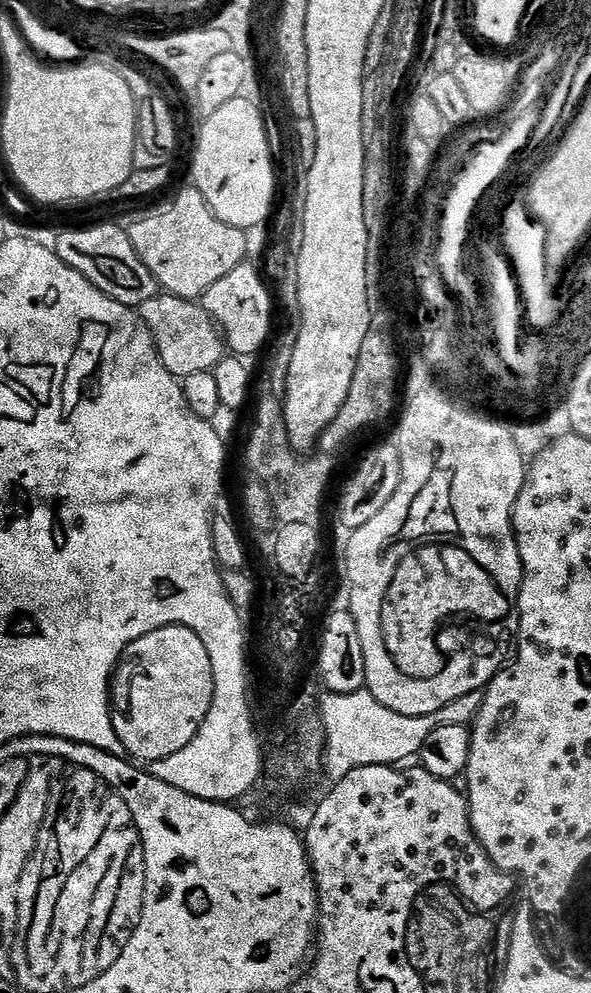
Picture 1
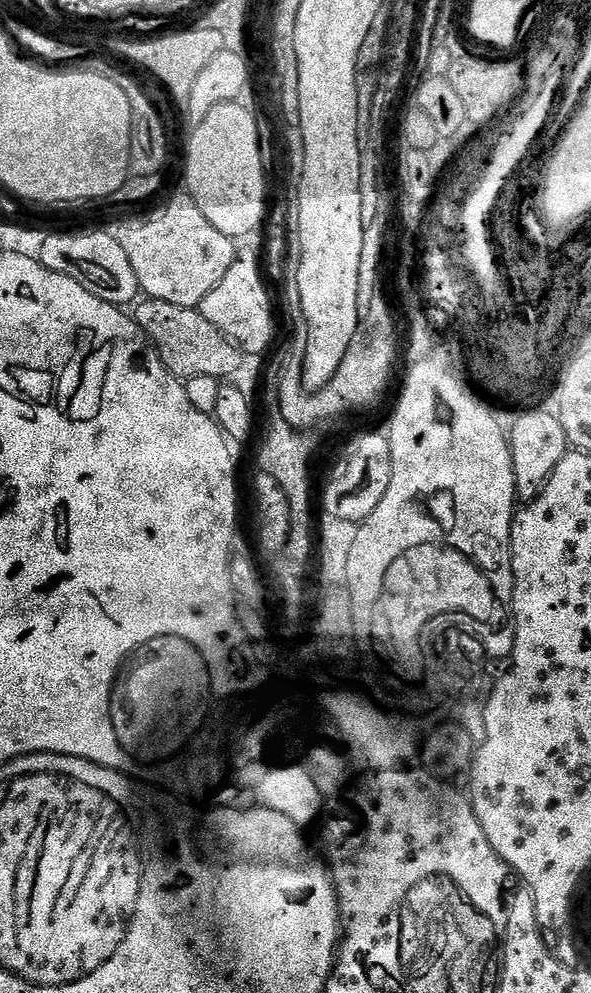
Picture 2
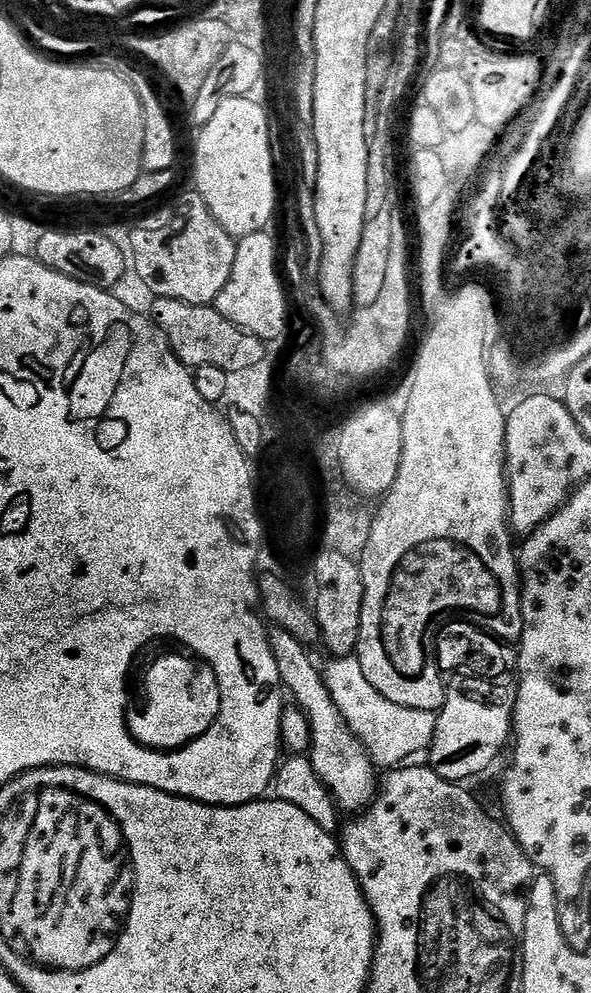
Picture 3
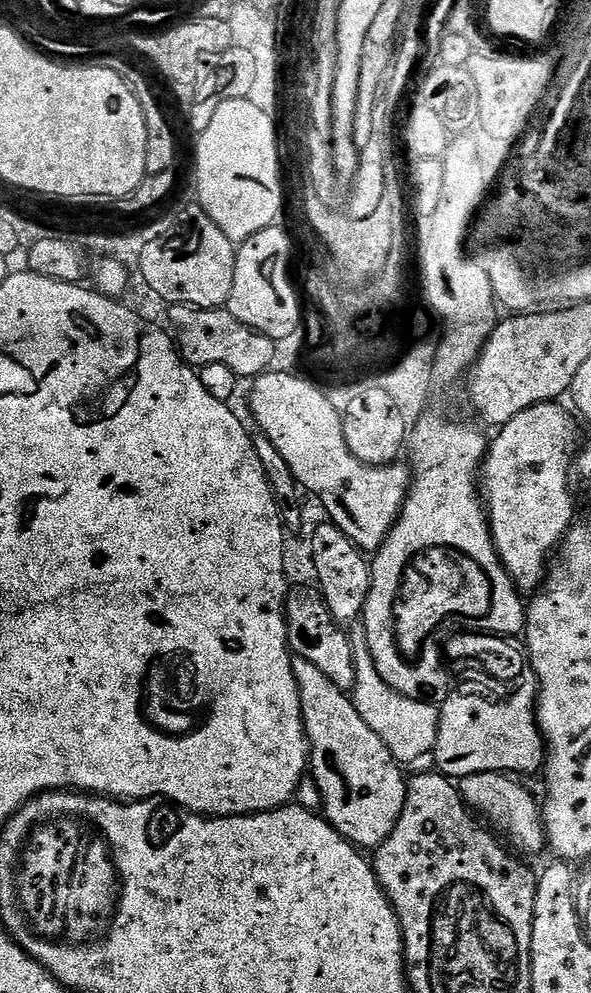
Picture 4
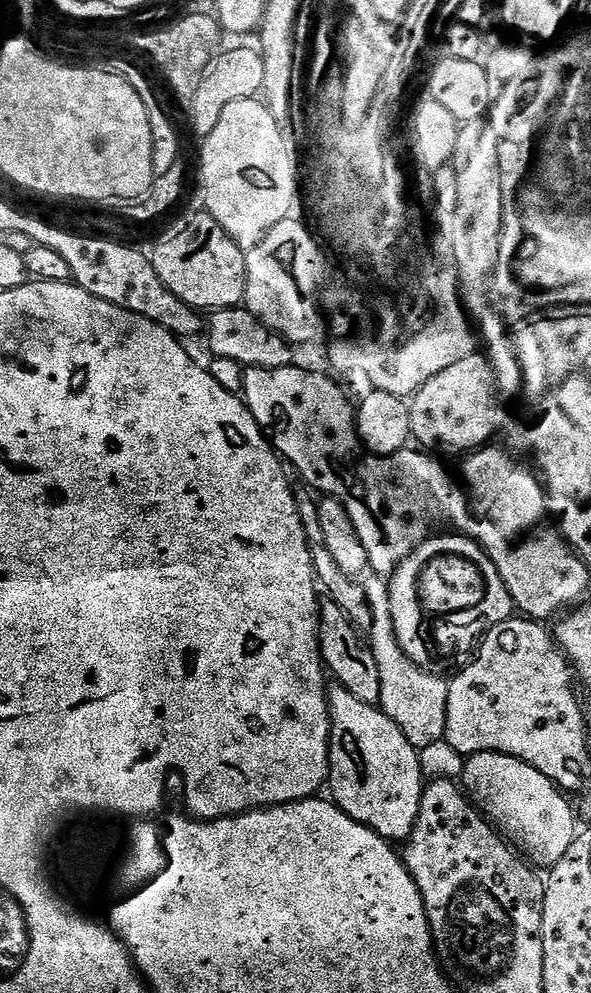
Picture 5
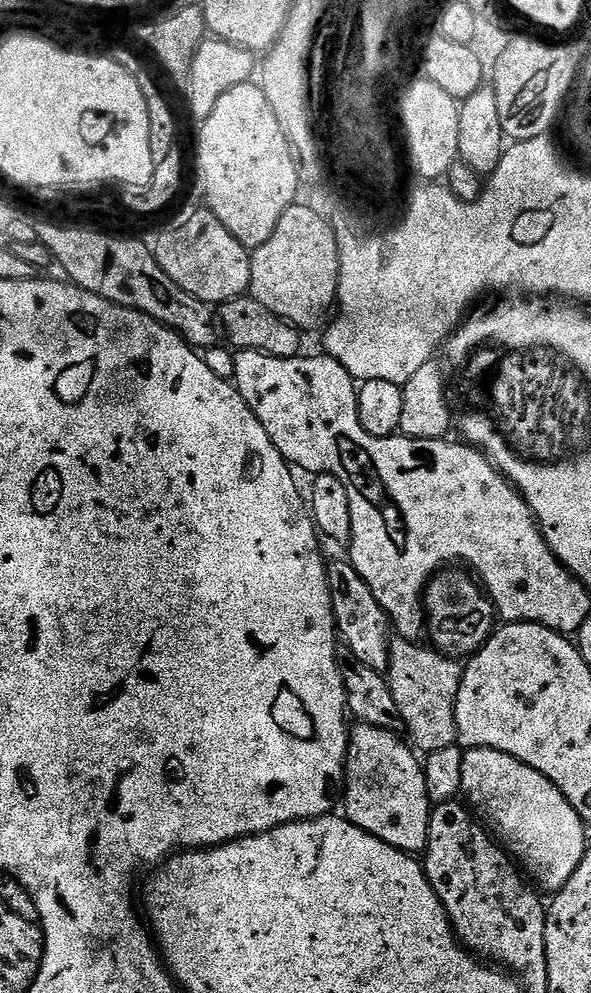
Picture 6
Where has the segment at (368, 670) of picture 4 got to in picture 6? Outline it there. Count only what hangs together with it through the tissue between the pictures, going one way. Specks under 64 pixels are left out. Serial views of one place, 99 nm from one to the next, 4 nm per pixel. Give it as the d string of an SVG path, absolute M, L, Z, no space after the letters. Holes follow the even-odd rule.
M393 639L386 679L394 694L403 727L408 727L407 739L411 747L424 754L444 754L451 744L457 743L454 706L462 668L453 657L445 656L431 647L420 646L410 640Z

